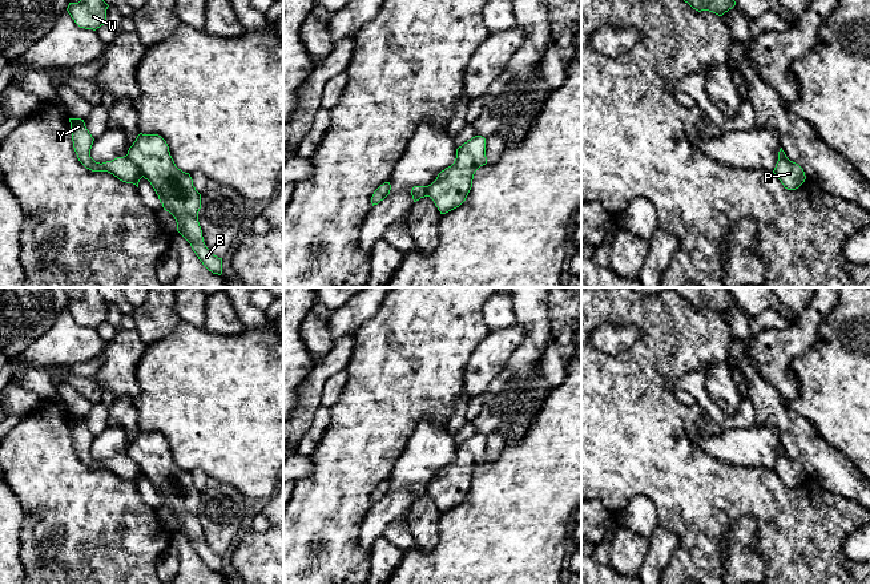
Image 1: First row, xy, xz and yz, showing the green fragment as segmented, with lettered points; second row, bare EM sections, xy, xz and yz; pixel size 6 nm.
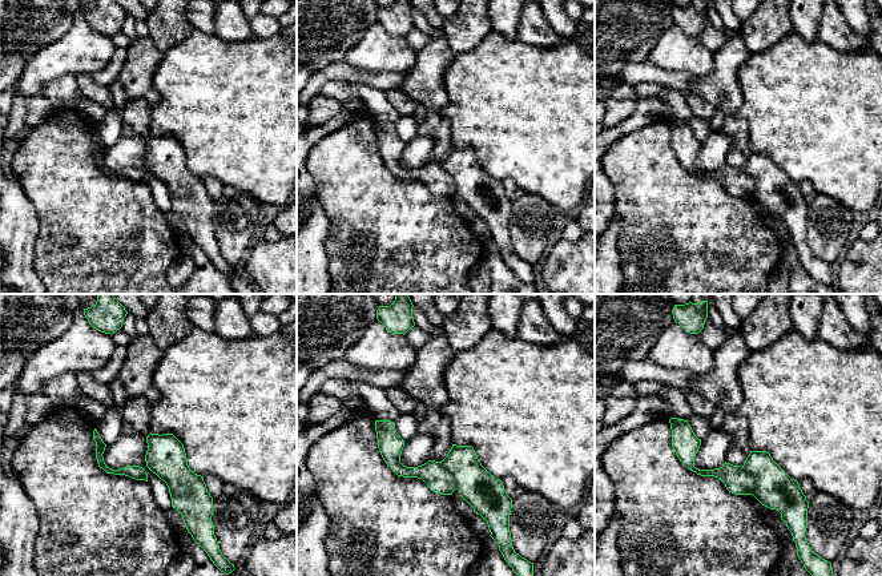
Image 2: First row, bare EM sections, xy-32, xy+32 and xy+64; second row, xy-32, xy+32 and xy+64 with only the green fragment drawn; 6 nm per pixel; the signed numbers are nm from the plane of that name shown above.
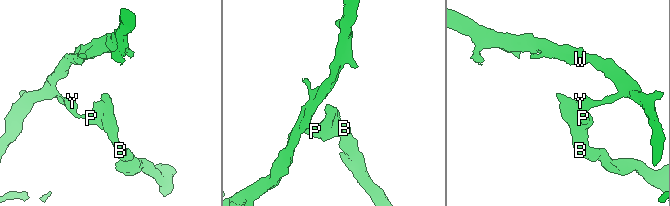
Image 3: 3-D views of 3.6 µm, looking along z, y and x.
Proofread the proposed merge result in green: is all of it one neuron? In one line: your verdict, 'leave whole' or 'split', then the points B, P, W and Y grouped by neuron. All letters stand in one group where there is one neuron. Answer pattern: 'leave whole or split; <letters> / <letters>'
split; B / P W Y

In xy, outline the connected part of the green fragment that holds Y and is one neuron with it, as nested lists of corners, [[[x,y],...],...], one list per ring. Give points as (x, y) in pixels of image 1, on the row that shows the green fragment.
[[[69,118],[73,148],[78,161],[92,172],[108,172],[117,177],[120,181],[133,183],[138,187],[142,178],[140,169],[126,157],[117,157],[106,162],[96,162],[90,157],[90,149],[94,138],[85,126],[81,118]]]

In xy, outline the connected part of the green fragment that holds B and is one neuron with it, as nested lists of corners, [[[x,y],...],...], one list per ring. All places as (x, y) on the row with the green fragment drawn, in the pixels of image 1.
[[[140,133],[126,157],[150,182],[164,210],[174,217],[177,231],[190,243],[202,265],[221,275],[222,258],[206,247],[198,222],[201,194],[193,186],[190,174],[176,166],[166,141],[158,134]]]

